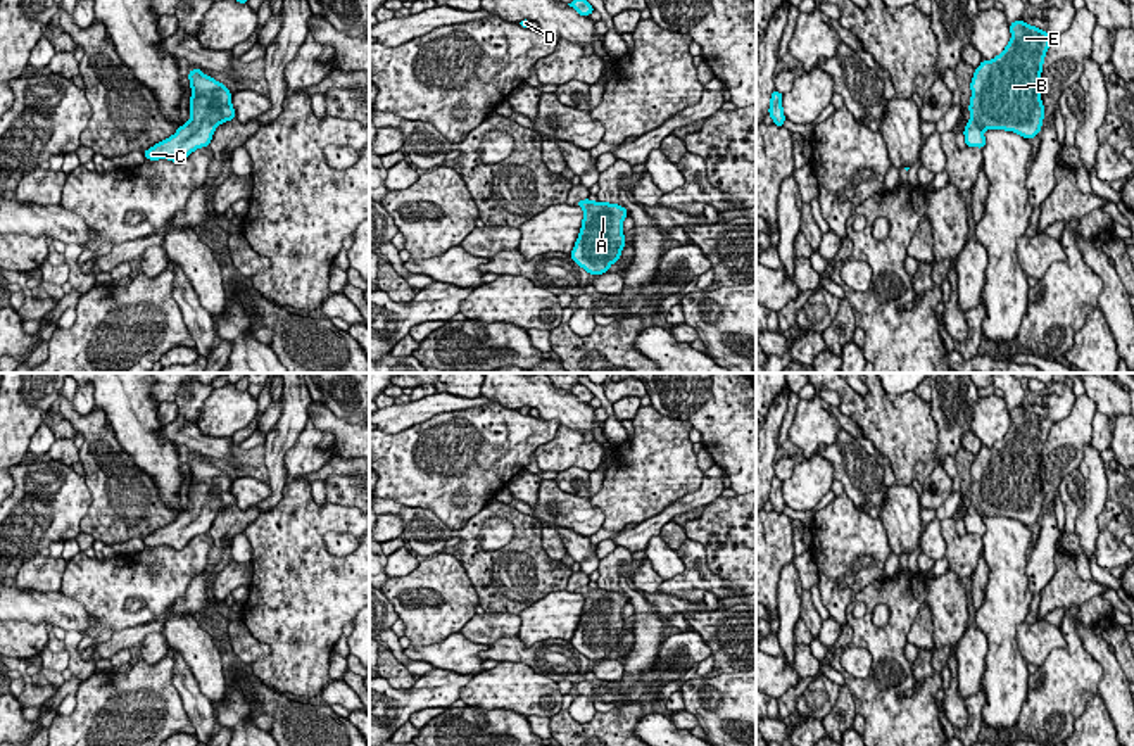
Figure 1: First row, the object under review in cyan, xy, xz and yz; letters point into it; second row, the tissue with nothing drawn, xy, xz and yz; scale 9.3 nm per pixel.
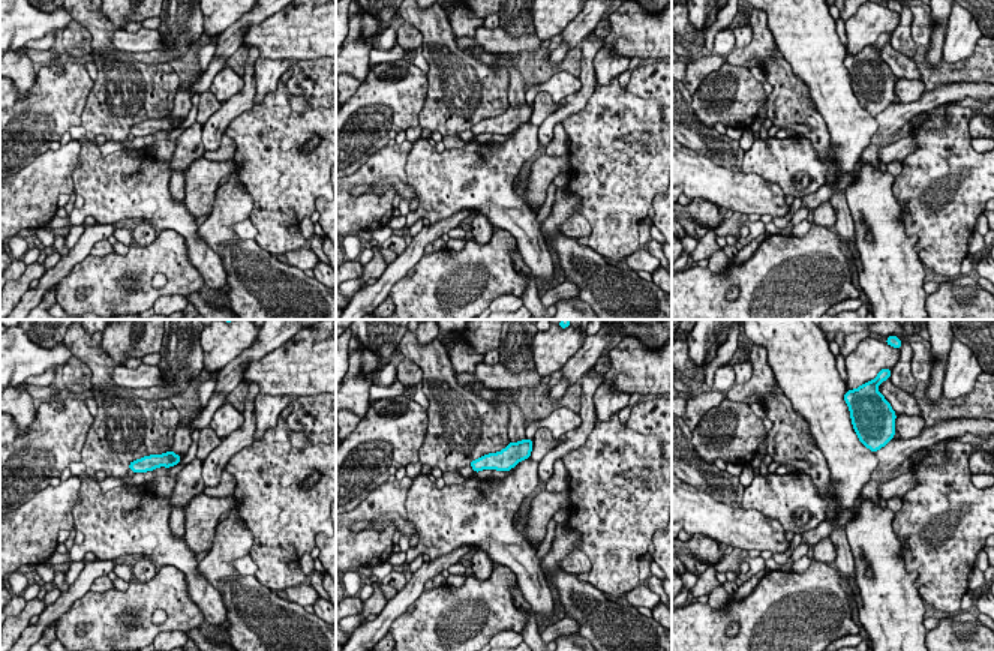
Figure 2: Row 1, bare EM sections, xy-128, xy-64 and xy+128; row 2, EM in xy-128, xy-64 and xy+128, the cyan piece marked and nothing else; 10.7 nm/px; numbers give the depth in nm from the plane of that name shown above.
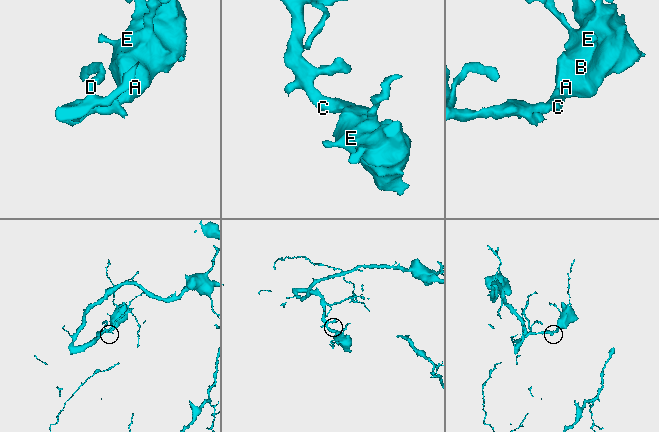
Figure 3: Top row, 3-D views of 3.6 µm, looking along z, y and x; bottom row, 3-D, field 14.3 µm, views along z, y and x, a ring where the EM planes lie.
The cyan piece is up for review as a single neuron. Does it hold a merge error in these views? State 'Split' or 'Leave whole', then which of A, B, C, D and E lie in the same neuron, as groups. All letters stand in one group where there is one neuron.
Leave whole. Groups: A B C D E

